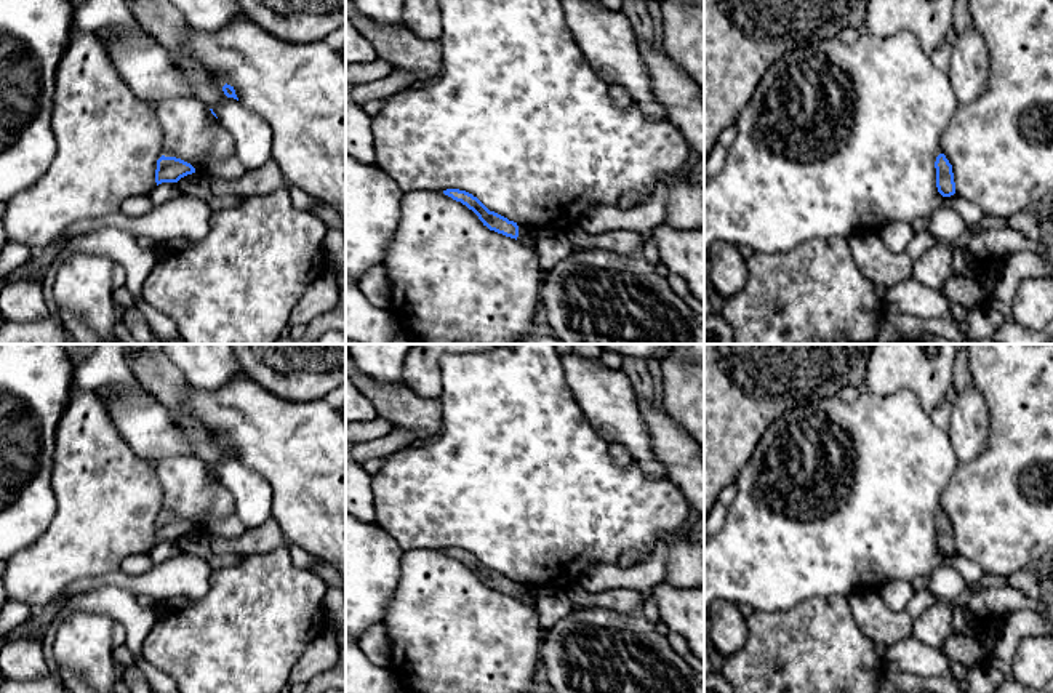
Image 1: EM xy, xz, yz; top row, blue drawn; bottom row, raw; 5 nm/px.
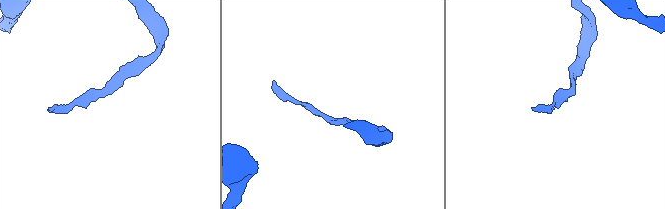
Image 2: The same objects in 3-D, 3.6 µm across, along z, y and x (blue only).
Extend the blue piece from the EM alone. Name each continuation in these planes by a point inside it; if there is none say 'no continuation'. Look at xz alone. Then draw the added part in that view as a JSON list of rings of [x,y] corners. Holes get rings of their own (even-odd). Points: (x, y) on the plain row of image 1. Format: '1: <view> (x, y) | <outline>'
no continuation

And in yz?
no continuation

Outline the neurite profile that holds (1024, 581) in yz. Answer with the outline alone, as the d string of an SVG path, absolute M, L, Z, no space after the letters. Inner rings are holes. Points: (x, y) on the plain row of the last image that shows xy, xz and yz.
M1021 570L1008 578L1007 584L1021 591L1029 599L1039 599L1040 597L1040 581L1035 578L1029 570Z

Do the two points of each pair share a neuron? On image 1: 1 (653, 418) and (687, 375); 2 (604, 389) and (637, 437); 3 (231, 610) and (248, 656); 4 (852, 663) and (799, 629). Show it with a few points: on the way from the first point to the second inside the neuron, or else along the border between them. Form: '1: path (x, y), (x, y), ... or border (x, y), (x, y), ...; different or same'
1: border (661, 407), (687, 432); different
2: path (608, 400), (613, 413), (626, 426); same
3: path (242, 621), (242, 645); same
4: path (839, 663), (832, 663), (812, 642); same

